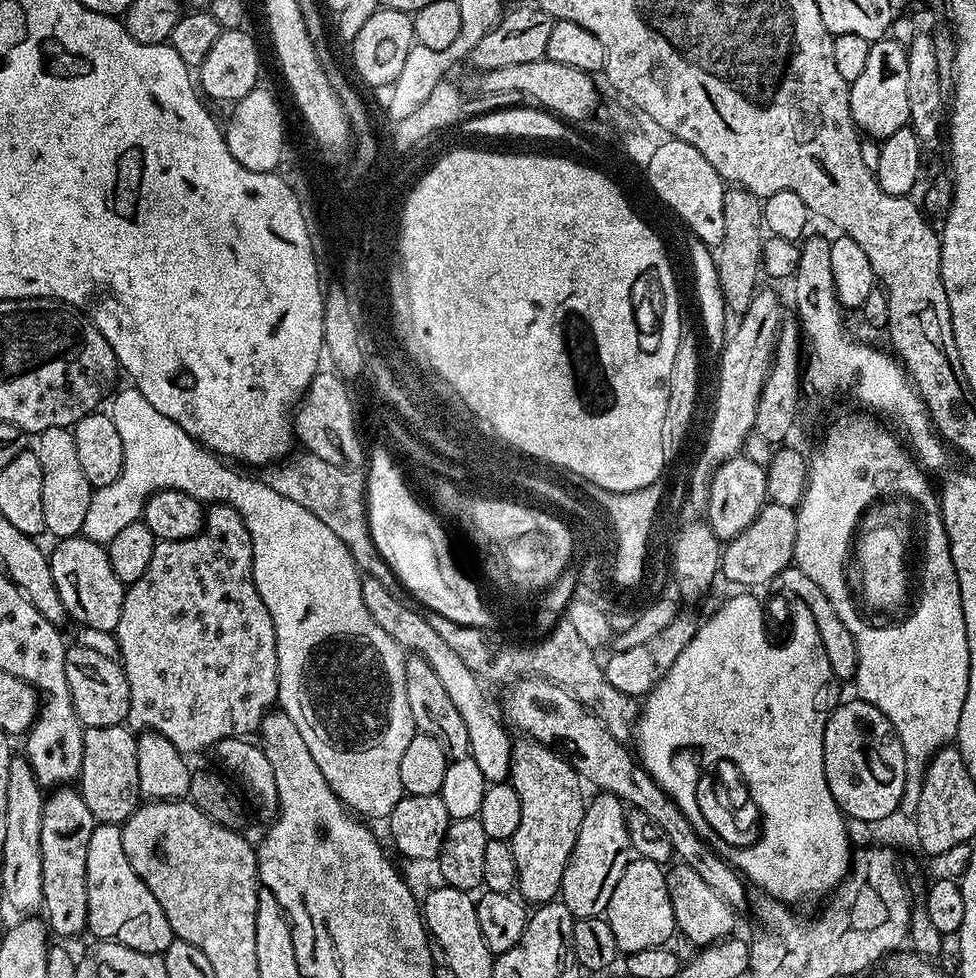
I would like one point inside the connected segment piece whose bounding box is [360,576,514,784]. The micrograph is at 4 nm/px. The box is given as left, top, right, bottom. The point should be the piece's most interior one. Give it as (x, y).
(490, 748)

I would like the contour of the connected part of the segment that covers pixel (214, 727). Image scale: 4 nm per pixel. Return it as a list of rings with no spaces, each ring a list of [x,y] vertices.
[[[212,504],[204,514],[204,531],[194,538],[185,540],[162,540],[154,546],[154,555],[150,558],[150,566],[138,582],[127,585],[122,602],[122,618],[118,618],[115,631],[120,647],[120,663],[130,686],[130,710],[127,723],[136,730],[147,730],[170,738],[179,752],[191,754],[203,748],[211,749],[222,739],[232,737],[248,738],[259,729],[266,712],[273,711],[278,694],[278,654],[276,653],[276,635],[274,622],[270,618],[270,610],[262,602],[258,590],[252,581],[252,543],[250,530],[246,530],[246,522],[236,510],[228,504]]]

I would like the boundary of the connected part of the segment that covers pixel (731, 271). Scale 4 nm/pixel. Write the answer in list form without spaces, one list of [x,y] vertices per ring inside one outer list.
[[[739,186],[729,187],[722,202],[722,219],[722,242],[714,252],[718,282],[721,283],[722,298],[727,311],[733,317],[739,318],[746,314],[752,296],[761,283],[759,280],[762,279],[761,256],[766,229],[761,197]]]

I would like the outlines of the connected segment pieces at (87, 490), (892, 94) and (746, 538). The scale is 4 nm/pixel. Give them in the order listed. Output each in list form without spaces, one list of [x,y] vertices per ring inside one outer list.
[[[51,428],[39,433],[34,451],[38,462],[42,462],[42,515],[46,517],[45,533],[56,536],[57,541],[65,540],[67,536],[78,536],[82,533],[82,522],[86,522],[86,510],[90,510],[90,498],[94,491],[90,482],[82,472],[78,462],[77,447],[72,428]]]
[[[894,38],[871,41],[870,54],[866,58],[866,67],[862,69],[861,76],[854,78],[854,82],[848,86],[848,93],[850,94],[850,114],[854,118],[857,129],[865,137],[879,142],[890,134],[894,134],[894,130],[902,130],[903,128],[909,127],[910,101],[908,101],[906,91],[908,75],[906,70],[907,58],[907,47],[899,44]]]
[[[768,502],[764,508],[733,540],[723,545],[720,554],[719,575],[732,584],[741,584],[741,589],[756,590],[759,584],[775,581],[793,563],[794,538],[798,534],[795,511],[786,506]]]

